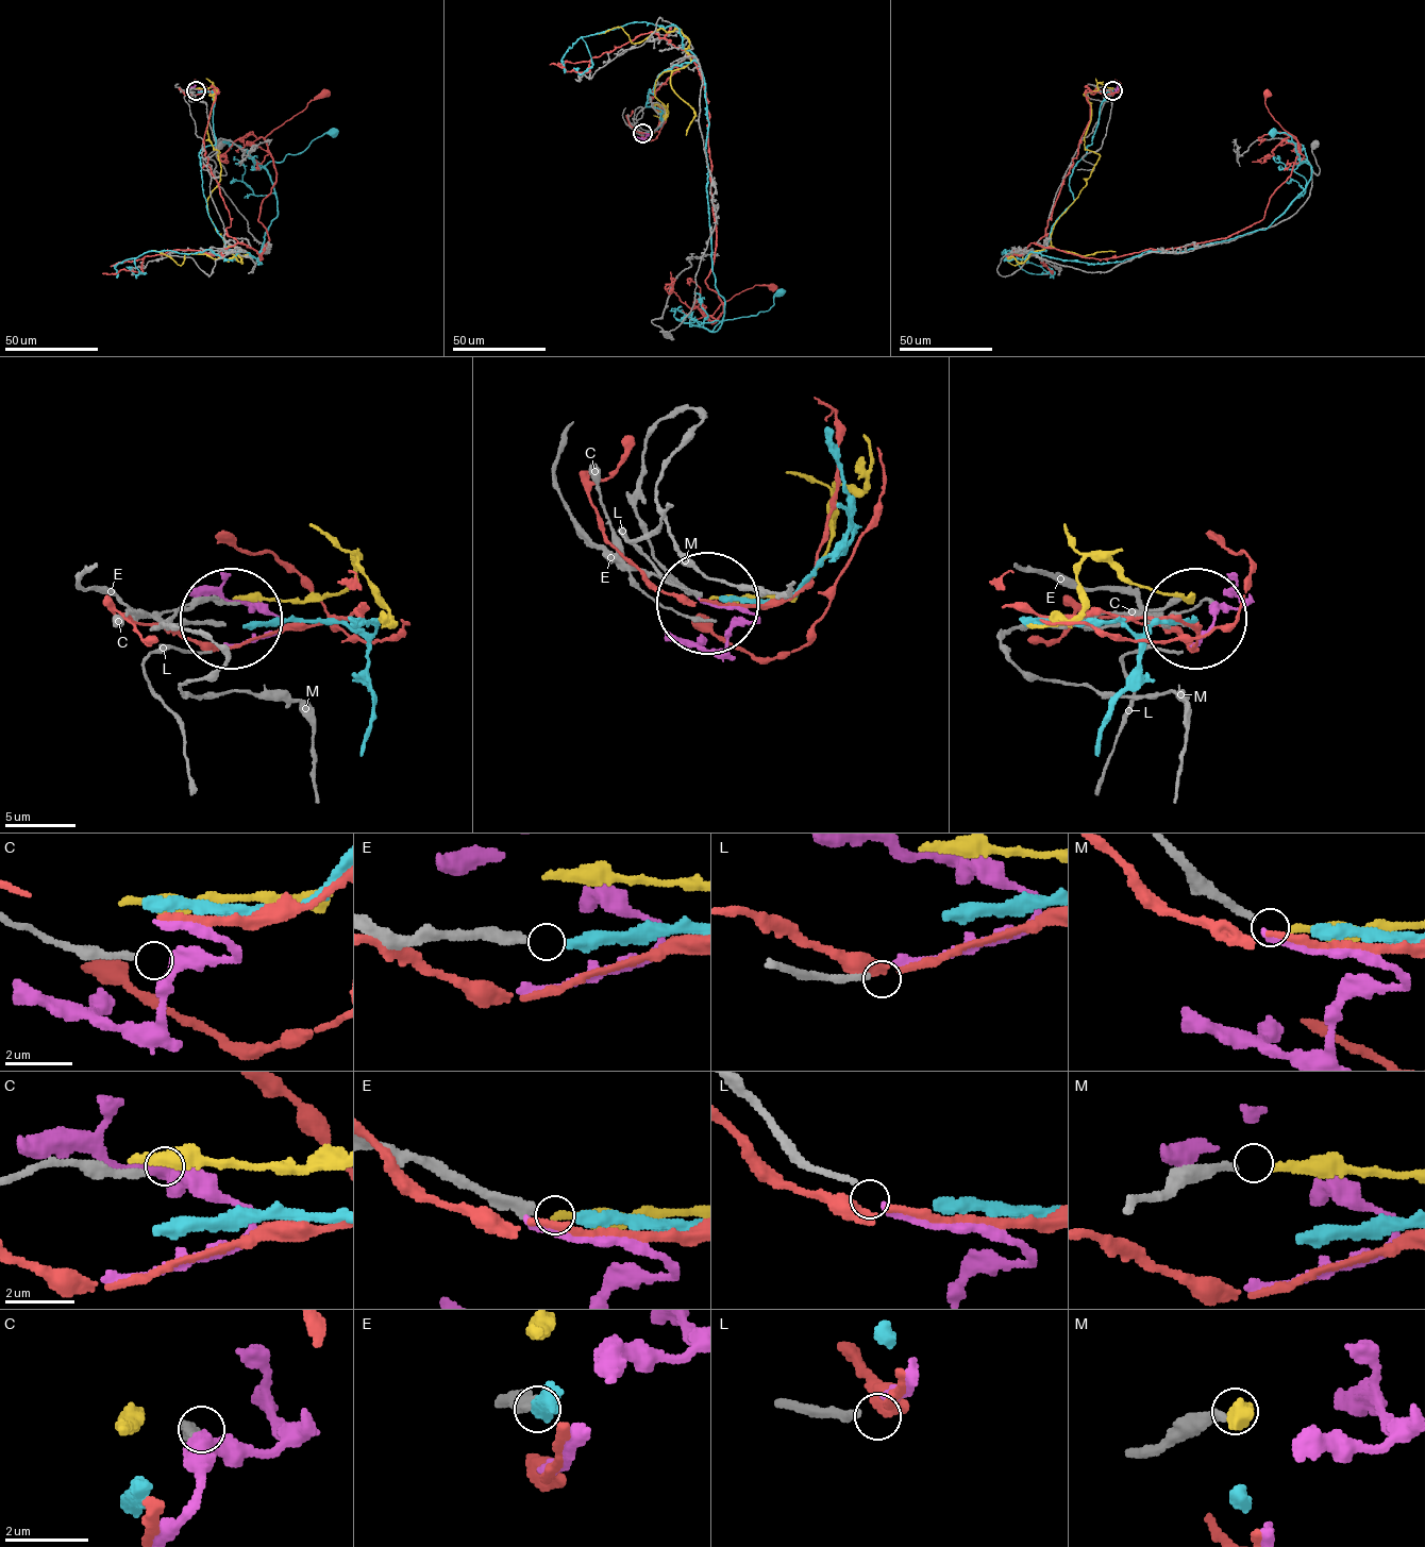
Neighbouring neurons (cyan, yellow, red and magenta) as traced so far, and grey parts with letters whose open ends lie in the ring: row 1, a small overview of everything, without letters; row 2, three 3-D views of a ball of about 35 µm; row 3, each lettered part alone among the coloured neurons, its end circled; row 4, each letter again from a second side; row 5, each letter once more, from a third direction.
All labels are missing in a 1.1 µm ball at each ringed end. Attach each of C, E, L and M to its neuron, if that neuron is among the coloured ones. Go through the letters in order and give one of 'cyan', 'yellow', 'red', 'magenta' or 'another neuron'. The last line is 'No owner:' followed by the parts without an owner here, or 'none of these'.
C: another neuron
E: cyan
L: magenta
M: yellow
No owner: C

